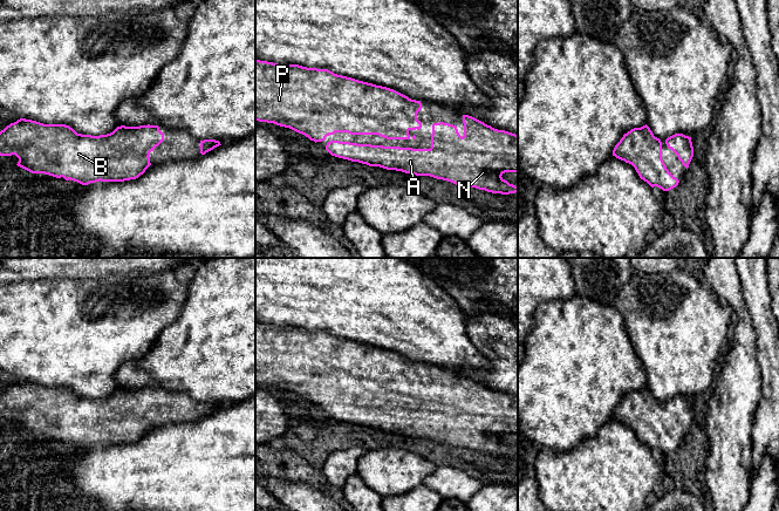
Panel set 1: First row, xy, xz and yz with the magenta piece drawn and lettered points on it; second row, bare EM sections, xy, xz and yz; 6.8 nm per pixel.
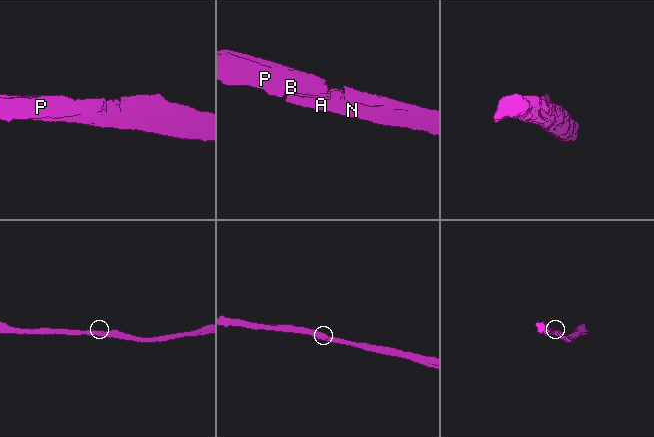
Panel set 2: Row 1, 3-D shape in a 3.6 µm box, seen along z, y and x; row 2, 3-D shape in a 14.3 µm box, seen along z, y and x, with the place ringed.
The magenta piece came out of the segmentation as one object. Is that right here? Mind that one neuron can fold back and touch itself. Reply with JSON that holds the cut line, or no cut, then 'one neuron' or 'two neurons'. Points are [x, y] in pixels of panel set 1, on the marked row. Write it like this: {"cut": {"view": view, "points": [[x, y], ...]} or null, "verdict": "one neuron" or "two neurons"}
{"cut": null, "verdict": "one neuron"}

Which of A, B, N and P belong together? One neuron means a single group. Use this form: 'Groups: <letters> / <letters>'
Groups: A B N P

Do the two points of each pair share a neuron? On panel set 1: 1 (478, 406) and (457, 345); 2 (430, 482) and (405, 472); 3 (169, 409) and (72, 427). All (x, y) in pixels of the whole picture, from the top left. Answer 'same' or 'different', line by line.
1: different
2: different
3: same

